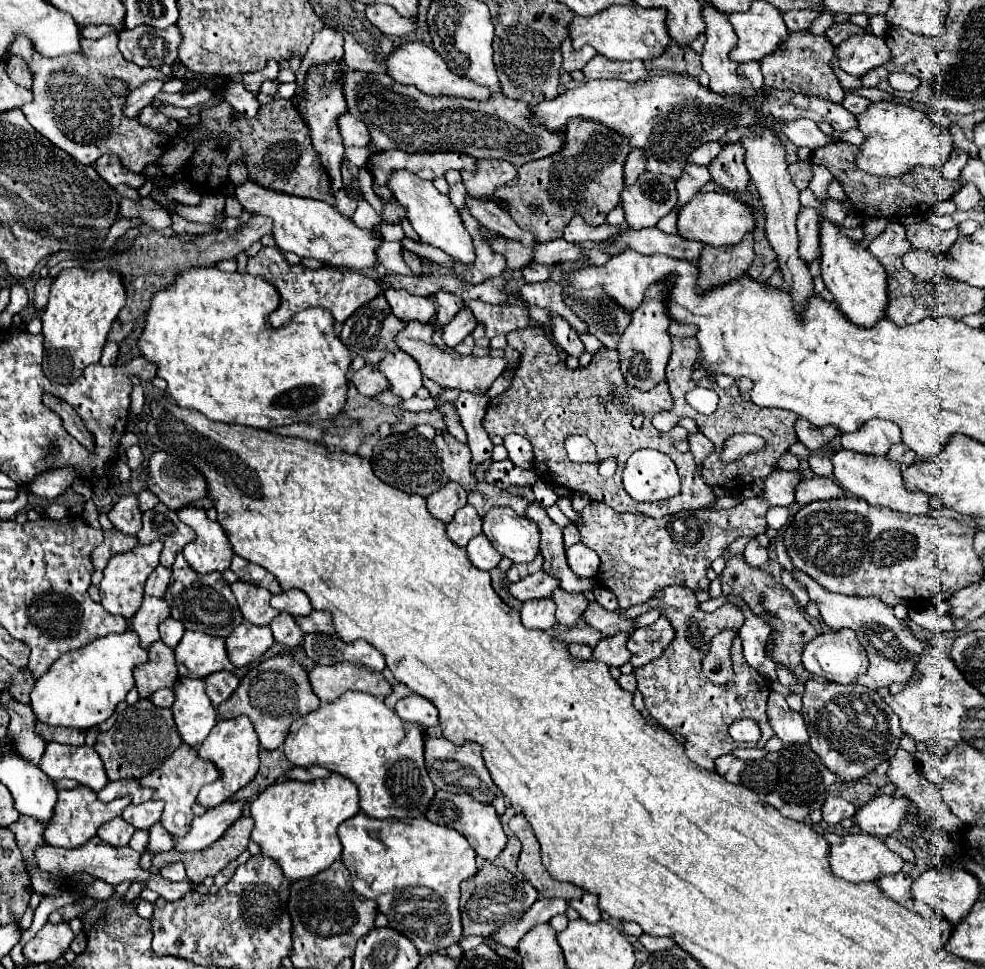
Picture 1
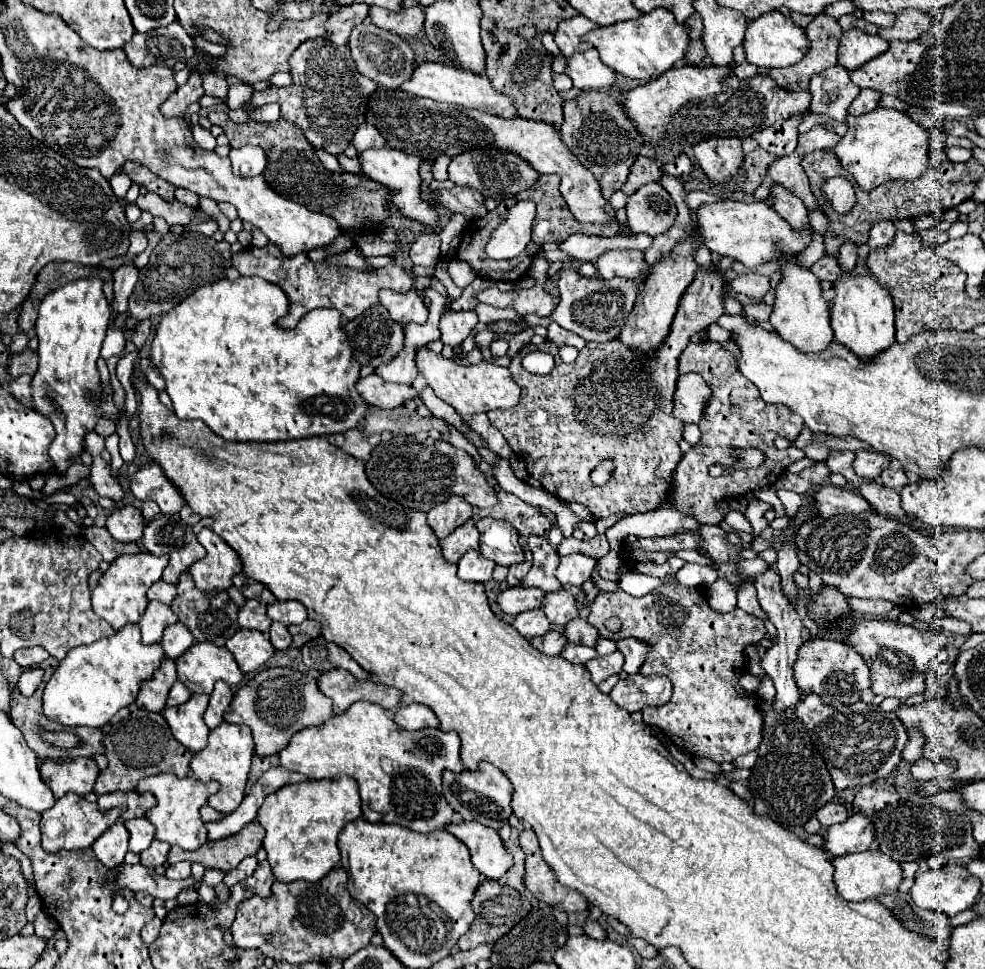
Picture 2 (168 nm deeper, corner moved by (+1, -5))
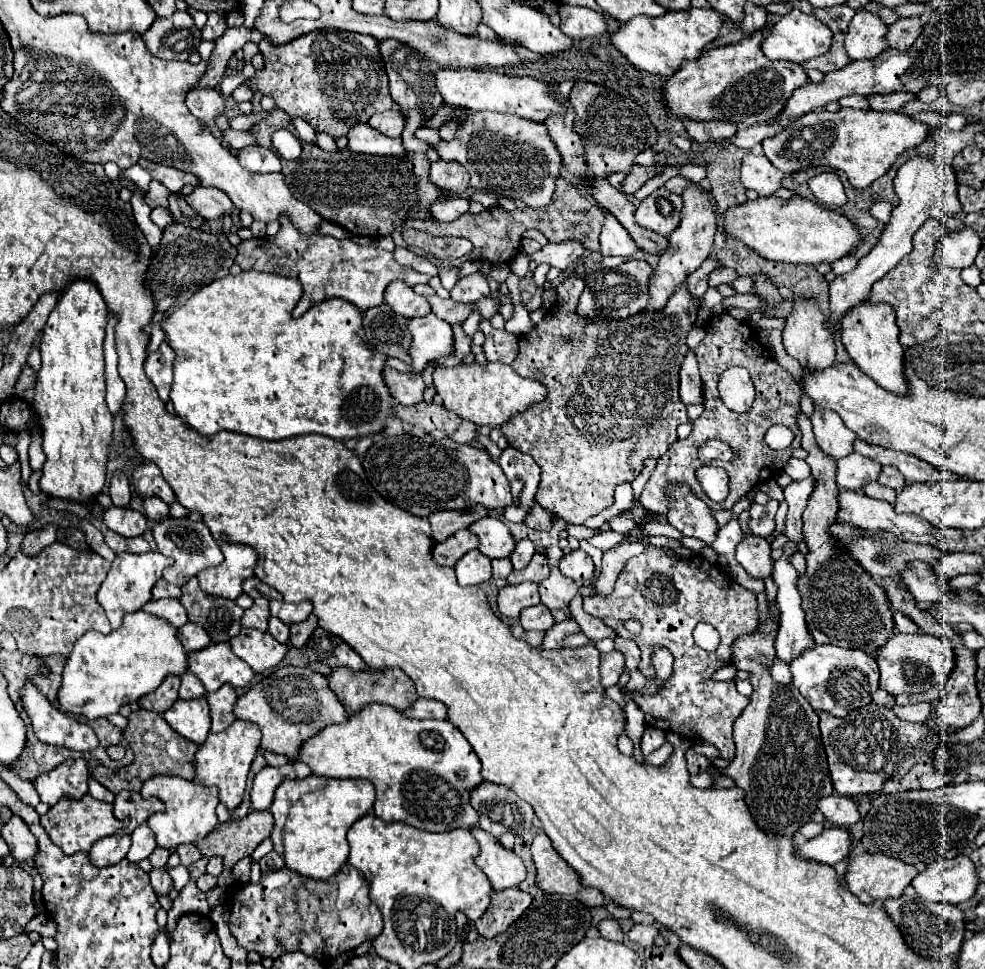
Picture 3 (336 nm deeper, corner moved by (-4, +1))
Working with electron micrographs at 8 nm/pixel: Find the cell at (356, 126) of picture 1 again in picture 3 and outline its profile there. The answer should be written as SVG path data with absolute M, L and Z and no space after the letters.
M390 109L384 113L376 113L368 121L370 127L384 133L386 137L400 137L404 131L404 115L398 109Z

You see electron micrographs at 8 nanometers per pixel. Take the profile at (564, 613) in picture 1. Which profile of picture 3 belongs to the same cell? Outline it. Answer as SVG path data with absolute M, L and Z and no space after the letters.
M556 565L552 567L550 577L540 583L540 599L552 611L566 609L576 593L578 593L578 585L572 579L560 575Z

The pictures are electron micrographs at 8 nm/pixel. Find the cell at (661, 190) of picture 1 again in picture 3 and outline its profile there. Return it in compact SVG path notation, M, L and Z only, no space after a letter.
M666 187L652 191L636 207L636 223L644 229L668 237L680 223L682 197L670 193Z

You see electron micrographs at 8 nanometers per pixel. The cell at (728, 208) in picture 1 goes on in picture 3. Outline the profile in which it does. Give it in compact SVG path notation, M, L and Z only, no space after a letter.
M758 197L756 201L730 207L722 217L722 231L756 251L762 259L780 263L834 263L860 241L856 227L844 215L824 209L804 197Z

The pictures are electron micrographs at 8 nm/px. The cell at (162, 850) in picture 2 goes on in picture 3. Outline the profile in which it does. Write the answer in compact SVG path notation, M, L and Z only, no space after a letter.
M156 847L148 859L150 859L152 867L166 867L168 857L170 857L170 849L166 849L166 847Z

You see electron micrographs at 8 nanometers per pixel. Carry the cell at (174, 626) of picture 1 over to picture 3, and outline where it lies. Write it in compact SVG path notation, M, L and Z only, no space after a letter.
M186 623L184 627L180 627L178 629L178 641L182 643L182 647L190 653L190 651L200 651L200 649L204 649L208 643L210 643L210 639L208 639L208 633L200 627L200 625L196 625L196 623Z

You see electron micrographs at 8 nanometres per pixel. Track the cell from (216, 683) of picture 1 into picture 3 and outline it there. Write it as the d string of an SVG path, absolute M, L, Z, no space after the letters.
M222 685L216 693L206 695L208 705L210 705L210 717L212 717L212 733L224 731L236 717L232 713L232 707L238 699L236 691L232 685Z

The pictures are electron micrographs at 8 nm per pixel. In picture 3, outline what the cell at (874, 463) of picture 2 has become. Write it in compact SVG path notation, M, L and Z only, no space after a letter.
M850 453L844 459L838 461L838 473L836 473L836 483L842 489L852 489L858 491L862 489L866 483L876 481L878 475L882 471L882 465L862 457L860 453Z

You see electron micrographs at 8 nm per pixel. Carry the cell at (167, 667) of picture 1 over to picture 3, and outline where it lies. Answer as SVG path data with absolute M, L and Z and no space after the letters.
M168 675L168 679L164 679L156 691L140 697L138 705L142 709L148 709L148 711L164 713L178 699L178 687L180 687L180 677L178 675Z

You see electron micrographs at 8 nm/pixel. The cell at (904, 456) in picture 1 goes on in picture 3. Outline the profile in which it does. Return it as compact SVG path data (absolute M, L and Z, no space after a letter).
M886 465L886 467L882 469L878 481L880 481L882 485L886 485L886 487L896 489L896 491L902 491L904 485L906 485L906 479L900 475L900 471L896 471L896 467L890 467L890 465Z

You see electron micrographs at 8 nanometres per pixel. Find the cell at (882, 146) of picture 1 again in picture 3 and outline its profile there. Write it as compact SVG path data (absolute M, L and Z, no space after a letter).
M842 107L836 113L830 111L806 113L792 121L776 137L762 141L762 147L770 163L784 171L786 175L806 169L810 165L828 165L838 171L844 171L854 187L864 189L872 181L882 177L892 167L900 153L918 147L926 137L928 125L900 111L878 113L872 109L862 111Z

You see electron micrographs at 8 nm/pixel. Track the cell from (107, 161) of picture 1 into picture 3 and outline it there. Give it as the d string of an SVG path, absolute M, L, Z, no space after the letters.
M140 159L138 163L140 163L140 167L144 167L152 175L152 179L160 181L168 191L172 191L172 167L158 165L158 163L152 163L148 159Z

